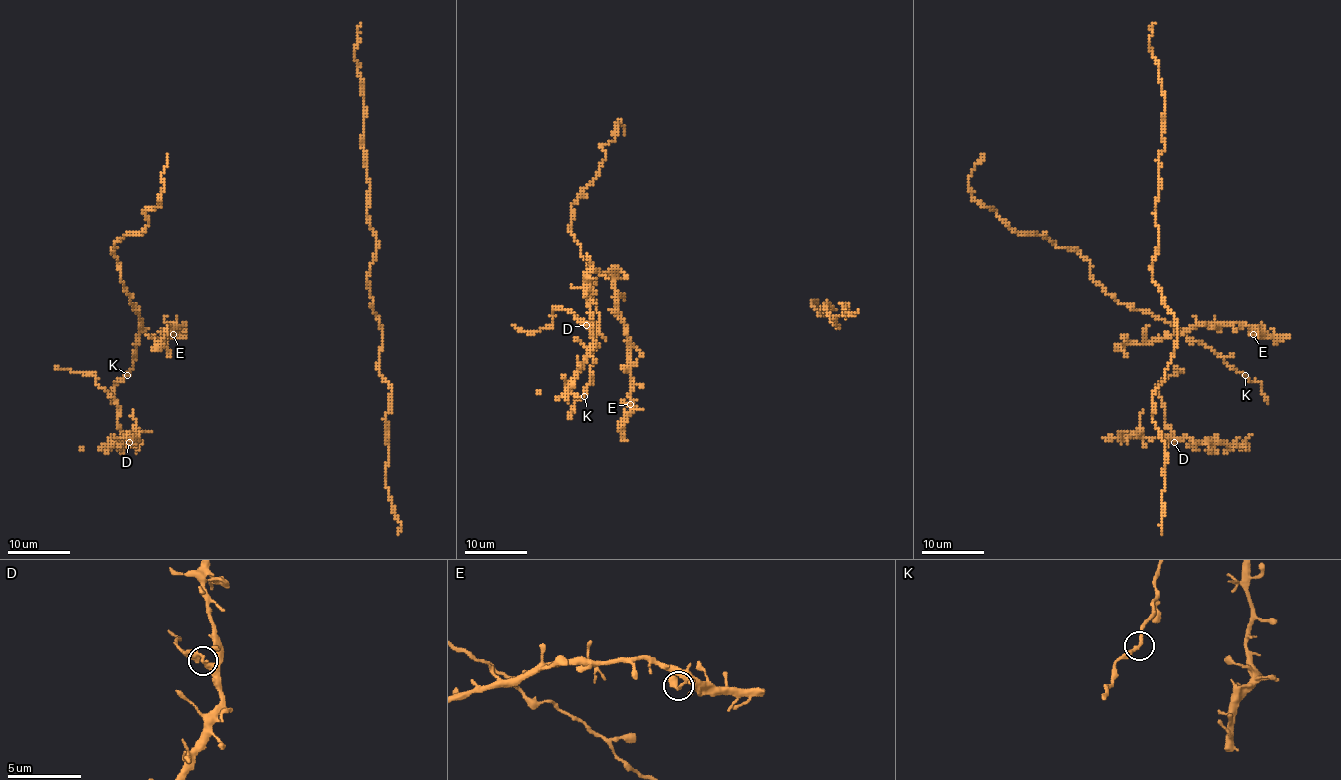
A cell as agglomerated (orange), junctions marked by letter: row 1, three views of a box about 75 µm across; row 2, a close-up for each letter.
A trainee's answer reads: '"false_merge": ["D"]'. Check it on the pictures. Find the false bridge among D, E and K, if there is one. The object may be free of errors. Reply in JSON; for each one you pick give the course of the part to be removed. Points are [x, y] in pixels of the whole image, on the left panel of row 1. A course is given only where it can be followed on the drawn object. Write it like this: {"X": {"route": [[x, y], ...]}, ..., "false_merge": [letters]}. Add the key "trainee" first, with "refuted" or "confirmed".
{"trainee": "confirmed", "D": {"route": [[129, 442], [118, 423], [118, 404], [98, 384], [96, 376], [54, 367]]}, "false_merge": ["D"]}

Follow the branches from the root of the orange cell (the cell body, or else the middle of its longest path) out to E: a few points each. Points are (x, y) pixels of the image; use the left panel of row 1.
E: (187, 325), (174, 326), (174, 323), (173, 334)

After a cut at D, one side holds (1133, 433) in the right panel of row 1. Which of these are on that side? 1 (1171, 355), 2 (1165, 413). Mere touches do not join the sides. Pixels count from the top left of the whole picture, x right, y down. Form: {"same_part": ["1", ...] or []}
{"same_part": ["1"]}

